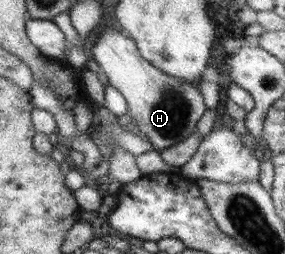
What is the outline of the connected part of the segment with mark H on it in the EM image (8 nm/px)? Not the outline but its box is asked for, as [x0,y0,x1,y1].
[91,29,206,153]

